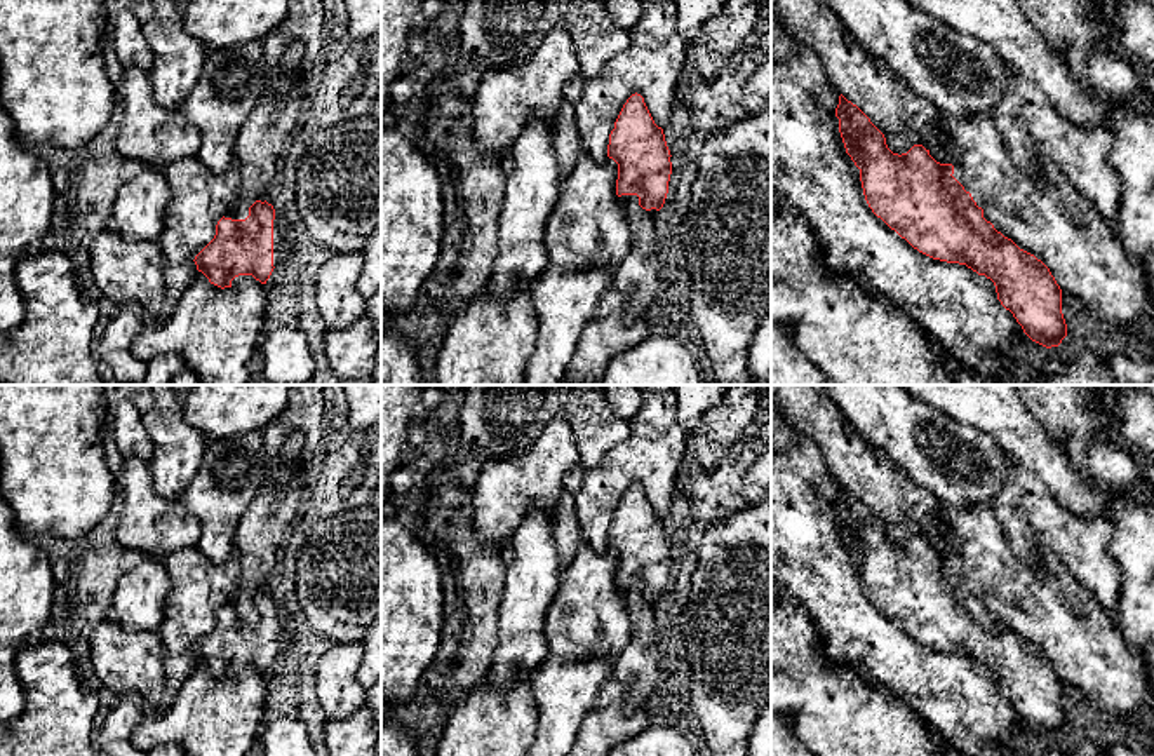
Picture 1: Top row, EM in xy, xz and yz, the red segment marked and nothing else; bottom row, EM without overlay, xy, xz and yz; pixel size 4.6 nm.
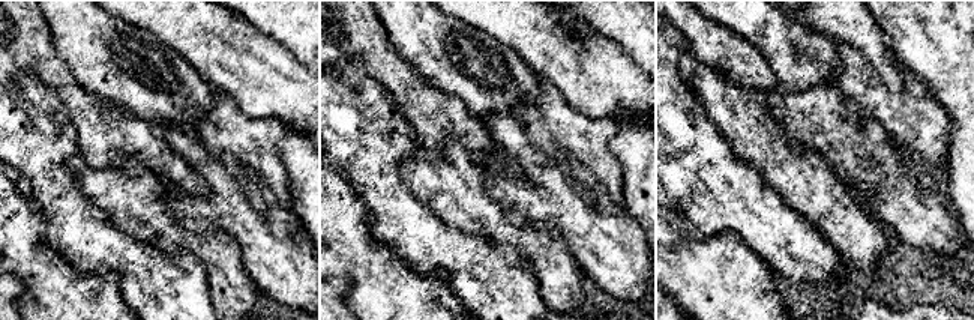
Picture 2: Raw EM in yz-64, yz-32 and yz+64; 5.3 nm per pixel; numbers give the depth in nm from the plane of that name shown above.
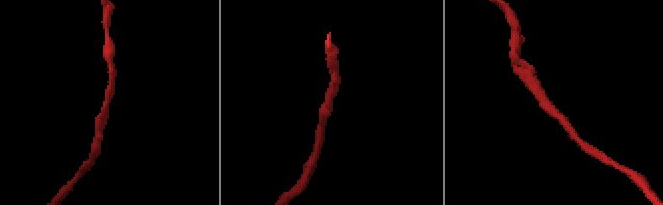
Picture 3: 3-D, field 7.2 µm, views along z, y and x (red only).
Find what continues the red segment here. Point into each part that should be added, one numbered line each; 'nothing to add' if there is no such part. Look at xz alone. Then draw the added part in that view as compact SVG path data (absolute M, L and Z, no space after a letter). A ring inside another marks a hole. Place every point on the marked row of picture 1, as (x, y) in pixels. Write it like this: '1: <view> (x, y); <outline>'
nothing to add

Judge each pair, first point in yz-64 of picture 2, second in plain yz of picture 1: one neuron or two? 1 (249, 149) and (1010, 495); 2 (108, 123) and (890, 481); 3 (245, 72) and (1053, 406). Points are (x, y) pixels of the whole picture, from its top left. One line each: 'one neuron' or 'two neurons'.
1: one neuron
2: one neuron
3: two neurons

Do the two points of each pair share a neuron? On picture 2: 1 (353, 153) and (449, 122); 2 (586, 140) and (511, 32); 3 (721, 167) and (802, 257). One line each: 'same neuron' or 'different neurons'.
1: different neurons
2: different neurons
3: same neuron

